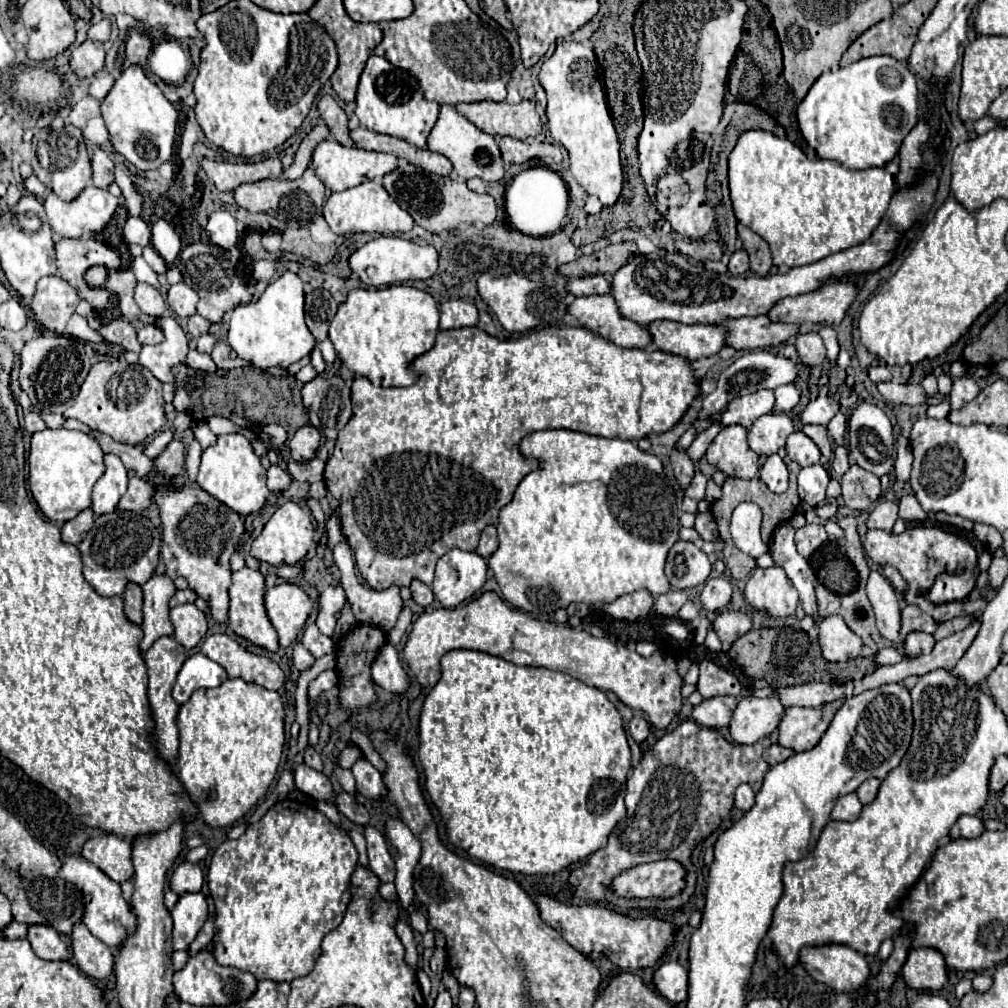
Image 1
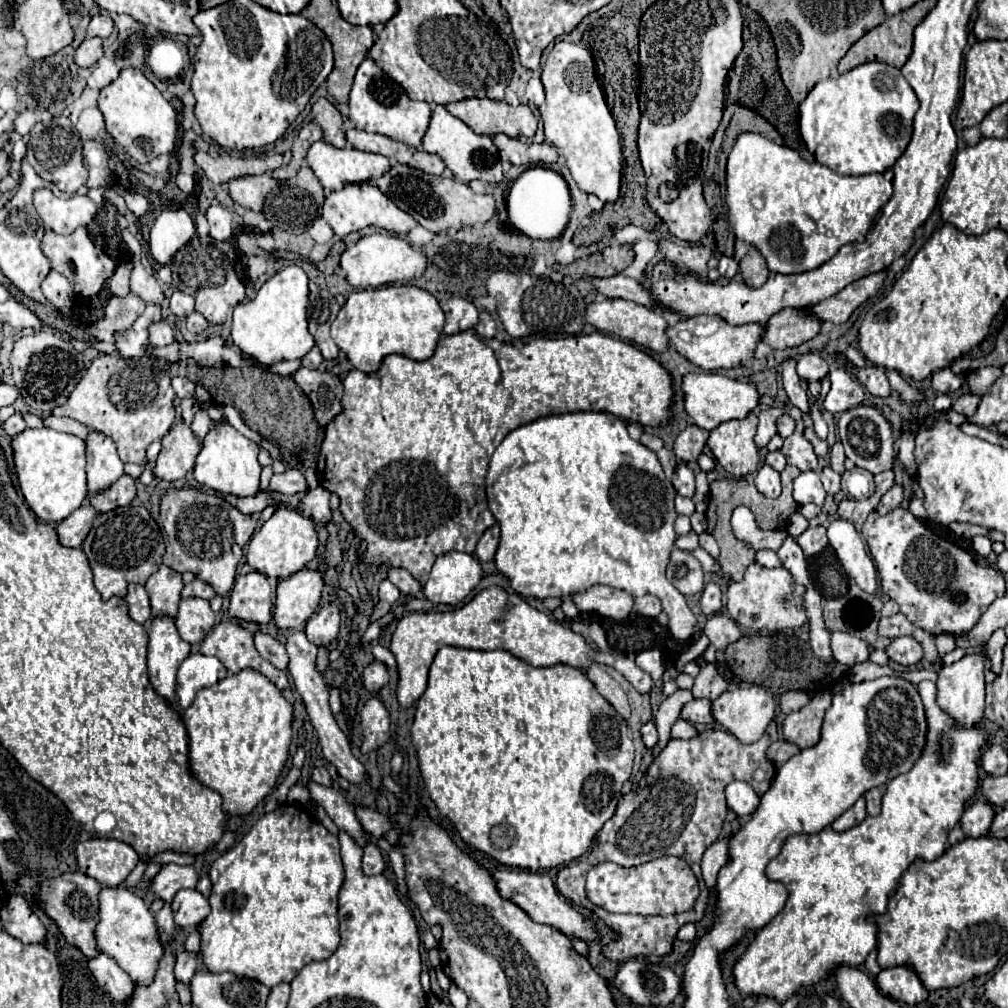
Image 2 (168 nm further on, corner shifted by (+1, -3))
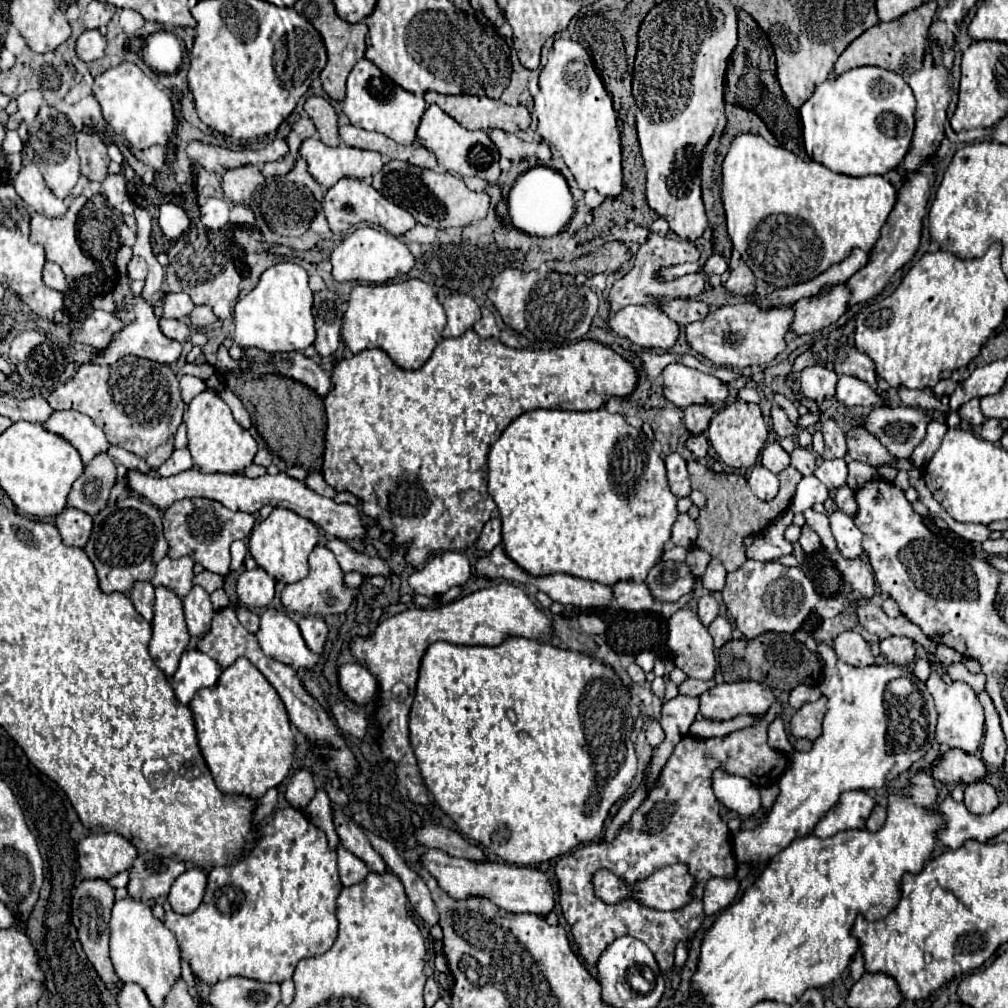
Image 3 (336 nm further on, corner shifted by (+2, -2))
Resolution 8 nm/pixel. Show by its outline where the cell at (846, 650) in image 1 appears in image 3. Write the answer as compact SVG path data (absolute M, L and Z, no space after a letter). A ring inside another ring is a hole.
M844 631L834 639L834 651L840 661L854 667L866 667L874 663L874 655L870 651L870 645L856 633L856 631Z

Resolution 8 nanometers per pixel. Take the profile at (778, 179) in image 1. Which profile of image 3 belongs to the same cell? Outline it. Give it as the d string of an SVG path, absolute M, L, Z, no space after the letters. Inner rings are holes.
M738 135L722 163L722 201L728 235L742 261L752 269L760 287L780 289L806 283L840 263L852 249L870 251L880 237L882 223L896 203L896 189L882 175L840 175L816 161L802 161L784 147L772 147L760 135Z

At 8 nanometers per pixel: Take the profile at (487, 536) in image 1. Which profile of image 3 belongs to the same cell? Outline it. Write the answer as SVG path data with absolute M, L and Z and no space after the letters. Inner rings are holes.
M490 519L490 521L484 525L484 529L482 529L476 545L478 545L480 549L484 549L484 551L492 551L492 549L502 541L502 531L500 531L500 529L502 529L500 519Z

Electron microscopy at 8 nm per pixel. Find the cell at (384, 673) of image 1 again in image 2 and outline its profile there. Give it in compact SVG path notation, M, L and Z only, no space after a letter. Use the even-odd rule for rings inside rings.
M371 662L363 672L363 684L369 692L379 692L383 686L389 684L389 670L383 662Z

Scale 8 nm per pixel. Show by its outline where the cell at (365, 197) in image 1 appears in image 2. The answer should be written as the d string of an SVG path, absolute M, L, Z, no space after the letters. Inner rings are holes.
M361 182L361 184L347 184L345 188L337 190L337 192L331 192L327 198L325 198L325 204L323 204L323 212L321 216L327 220L327 224L333 228L333 232L343 238L347 236L349 232L357 232L357 230L363 230L367 226L377 226L377 228L383 228L391 234L397 234L397 236L405 236L409 234L417 222L413 220L413 216L409 216L407 212L399 210L377 186L369 184L369 182Z

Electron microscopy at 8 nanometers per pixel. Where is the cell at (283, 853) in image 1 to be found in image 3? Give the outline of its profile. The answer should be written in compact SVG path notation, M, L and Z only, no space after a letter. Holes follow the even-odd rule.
M294 807L278 809L264 827L260 827L260 839L252 851L240 861L226 867L214 867L208 873L208 885L202 905L190 915L178 915L168 903L164 903L164 925L176 933L180 941L182 959L190 963L196 979L210 987L228 977L248 977L256 981L282 983L292 979L294 967L304 957L326 953L336 935L336 899L342 891L342 883L336 869L336 851L326 843L326 835L314 827L306 815Z

